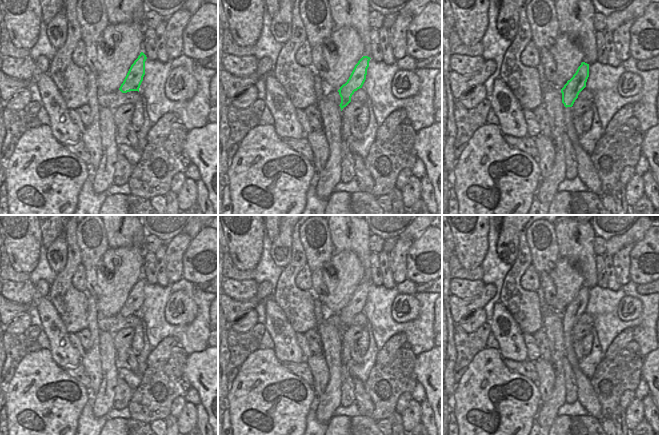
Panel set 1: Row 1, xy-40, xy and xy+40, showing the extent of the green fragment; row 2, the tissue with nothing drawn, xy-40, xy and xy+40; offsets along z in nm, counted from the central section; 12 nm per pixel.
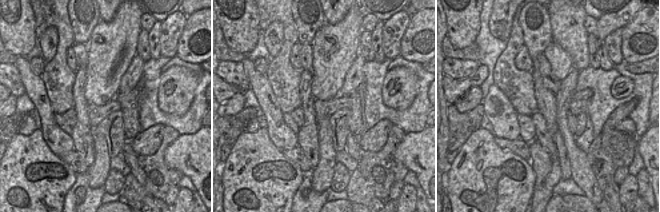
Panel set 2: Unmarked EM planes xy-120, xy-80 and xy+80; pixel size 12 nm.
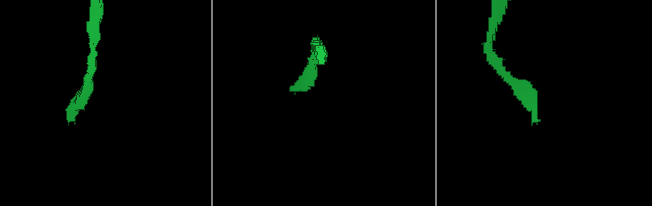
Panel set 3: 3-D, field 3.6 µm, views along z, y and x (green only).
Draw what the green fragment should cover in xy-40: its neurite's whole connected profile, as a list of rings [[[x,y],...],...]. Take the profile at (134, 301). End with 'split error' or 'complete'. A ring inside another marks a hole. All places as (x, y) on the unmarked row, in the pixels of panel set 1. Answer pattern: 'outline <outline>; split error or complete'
outline [[[141,276],[138,282],[131,289],[123,307],[121,308],[119,314],[122,317],[127,317],[130,315],[138,315],[140,309],[143,305],[145,299],[145,285],[147,281]]]; complete

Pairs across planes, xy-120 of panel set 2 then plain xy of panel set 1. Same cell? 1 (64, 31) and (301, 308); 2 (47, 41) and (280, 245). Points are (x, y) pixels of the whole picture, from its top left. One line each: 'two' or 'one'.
1: one
2: one

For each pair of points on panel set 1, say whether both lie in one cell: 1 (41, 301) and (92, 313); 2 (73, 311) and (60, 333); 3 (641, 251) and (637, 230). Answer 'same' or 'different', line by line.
1: different
2: different
3: different

